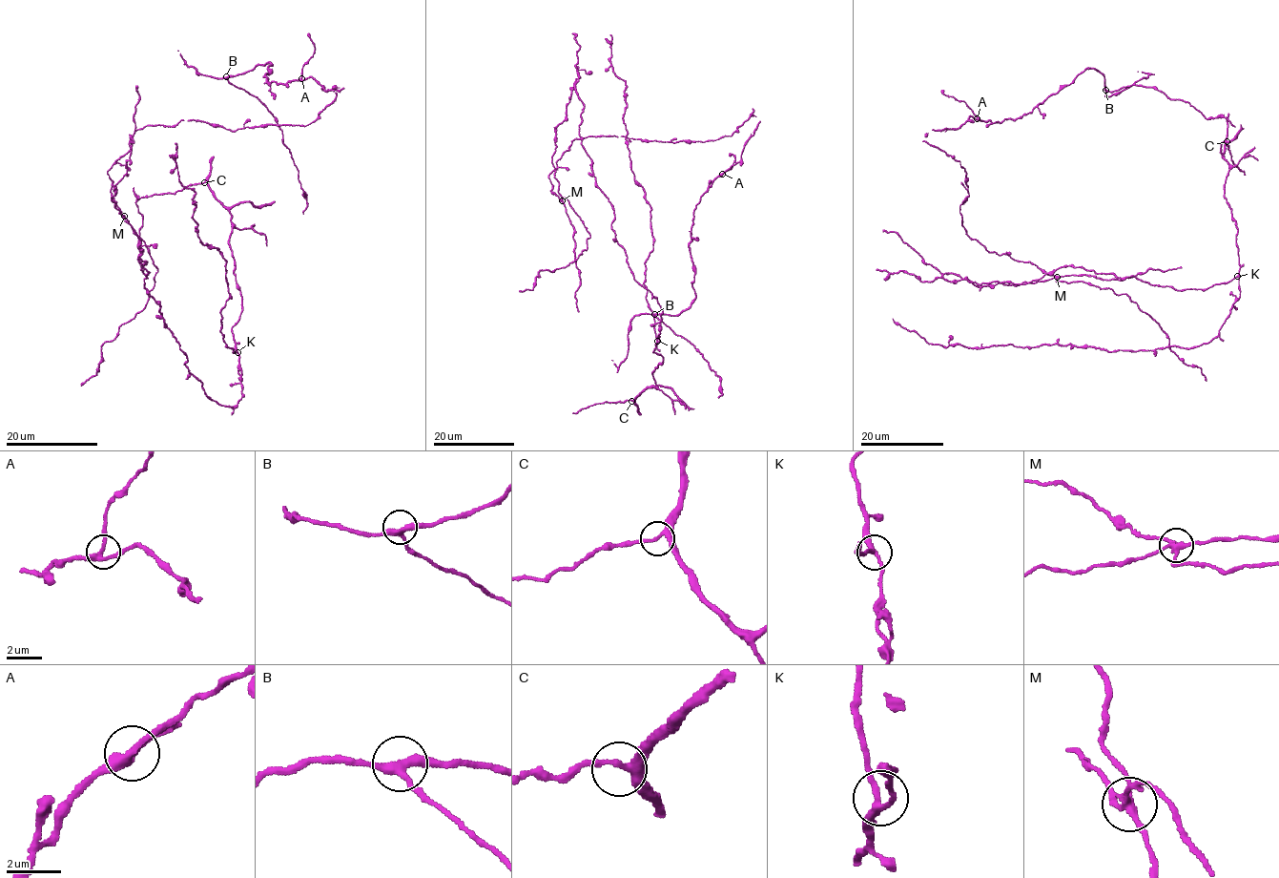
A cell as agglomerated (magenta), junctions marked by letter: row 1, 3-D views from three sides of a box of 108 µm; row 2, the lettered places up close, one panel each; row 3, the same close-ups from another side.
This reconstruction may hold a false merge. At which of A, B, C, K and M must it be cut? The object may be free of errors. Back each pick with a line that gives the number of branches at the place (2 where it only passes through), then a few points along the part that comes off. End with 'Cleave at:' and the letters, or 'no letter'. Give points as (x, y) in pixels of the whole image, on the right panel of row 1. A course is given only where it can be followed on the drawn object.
M: branches 4; course (1057, 277), (1017, 285), (977, 287), (966, 279), (941, 274), (895, 232), (882, 230)
Cleave at: M

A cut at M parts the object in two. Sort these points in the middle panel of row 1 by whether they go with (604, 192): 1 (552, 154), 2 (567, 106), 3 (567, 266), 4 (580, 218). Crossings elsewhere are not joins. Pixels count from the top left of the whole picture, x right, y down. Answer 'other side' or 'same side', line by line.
1: other side
2: other side
3: same side
4: same side

